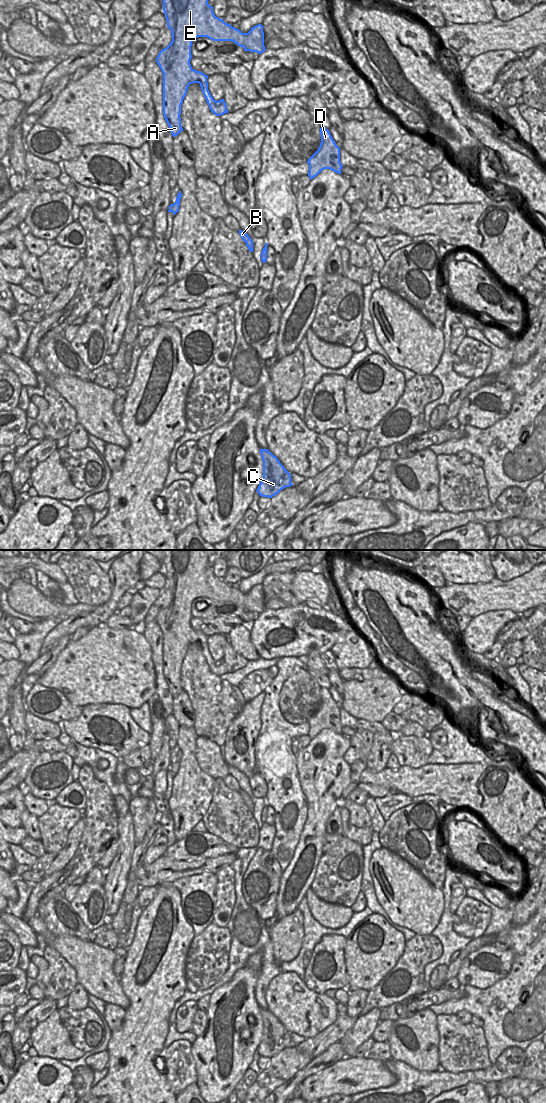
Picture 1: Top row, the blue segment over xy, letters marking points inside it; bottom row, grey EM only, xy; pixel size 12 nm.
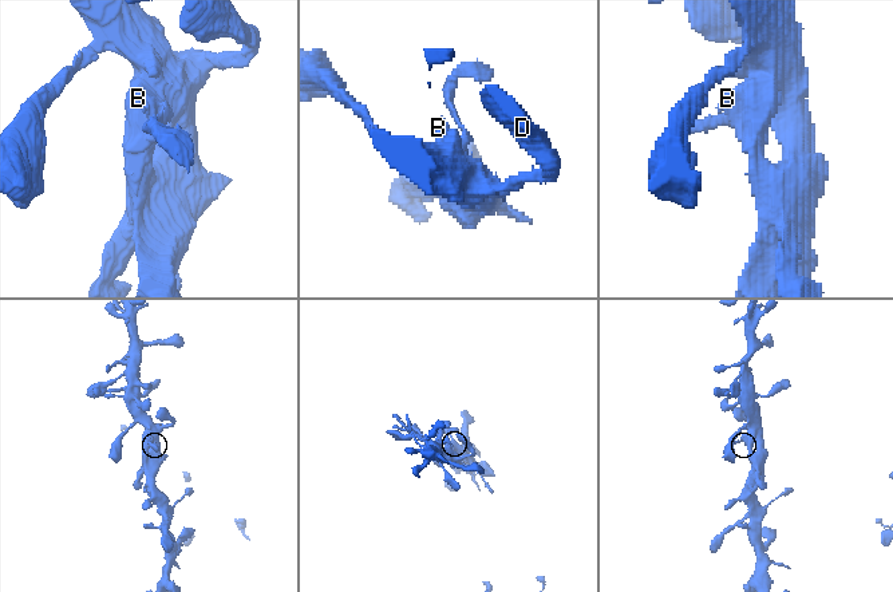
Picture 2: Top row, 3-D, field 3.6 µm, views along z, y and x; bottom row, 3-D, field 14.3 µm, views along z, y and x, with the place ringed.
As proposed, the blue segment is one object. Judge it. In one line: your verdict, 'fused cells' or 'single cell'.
single cell

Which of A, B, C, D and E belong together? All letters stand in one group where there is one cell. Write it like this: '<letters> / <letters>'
A B C D E

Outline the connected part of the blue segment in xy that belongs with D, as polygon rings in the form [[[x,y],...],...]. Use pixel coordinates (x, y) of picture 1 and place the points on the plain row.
[[[321,687],[321,703],[318,710],[308,719],[308,736],[312,740],[322,730],[330,729],[341,734],[340,708],[336,705],[328,689]]]

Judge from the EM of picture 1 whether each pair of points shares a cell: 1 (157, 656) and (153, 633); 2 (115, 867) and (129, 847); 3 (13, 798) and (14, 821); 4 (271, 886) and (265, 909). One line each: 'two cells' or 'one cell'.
1: one cell
2: one cell
3: one cell
4: one cell

